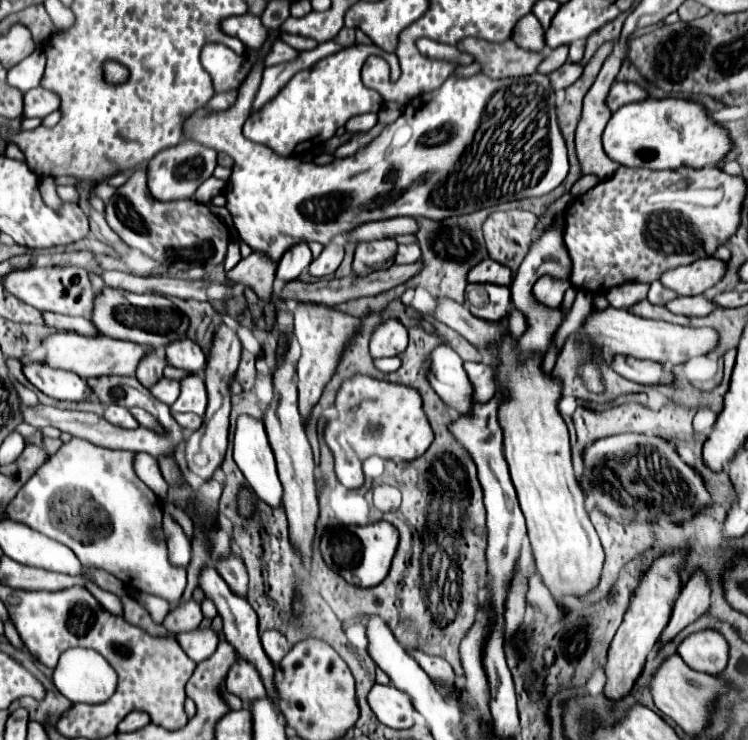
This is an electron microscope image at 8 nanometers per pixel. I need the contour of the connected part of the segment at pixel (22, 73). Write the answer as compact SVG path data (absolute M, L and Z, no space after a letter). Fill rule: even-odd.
M36 49L32 55L28 55L24 61L20 61L18 65L14 65L8 71L6 83L10 87L16 87L20 93L26 93L32 87L40 87L40 81L42 81L42 75L44 75L44 67L46 67L44 51Z

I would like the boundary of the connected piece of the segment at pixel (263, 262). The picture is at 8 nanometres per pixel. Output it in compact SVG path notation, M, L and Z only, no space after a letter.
M252 251L250 257L242 259L234 269L228 271L230 281L252 287L258 293L258 297L266 303L268 329L270 329L270 323L272 323L272 317L274 317L274 309L272 309L272 303L270 303L274 273L276 273L276 261L272 261L262 251Z

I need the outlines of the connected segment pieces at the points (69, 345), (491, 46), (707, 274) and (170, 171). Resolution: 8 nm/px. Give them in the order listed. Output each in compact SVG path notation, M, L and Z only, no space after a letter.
M56 331L48 335L42 341L46 349L44 363L48 367L64 369L64 371L74 371L82 375L84 379L88 377L100 377L100 375L134 375L136 367L144 355L144 347L136 345L132 341L122 341L122 339L112 339L112 337L84 337L72 331Z
M468 37L458 43L458 49L472 53L476 61L482 65L482 73L486 73L492 79L532 75L546 57L542 51L536 53L518 47L512 39L504 43L488 43L484 39Z
M708 257L708 259L698 259L690 265L680 265L672 271L664 271L664 275L660 275L660 283L676 291L678 297L700 295L712 285L716 285L722 279L724 271L726 271L724 261Z
M184 139L176 147L168 147L160 153L156 153L148 167L148 189L154 199L158 201L174 201L174 199L188 199L196 193L202 181L206 181L216 167L216 151L204 143Z

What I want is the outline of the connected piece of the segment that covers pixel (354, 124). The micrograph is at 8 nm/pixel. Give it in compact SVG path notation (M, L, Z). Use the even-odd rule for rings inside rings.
M364 113L364 115L352 117L352 119L346 123L346 129L348 129L350 133L364 133L364 131L370 131L376 123L378 123L378 115L374 115L374 113Z

